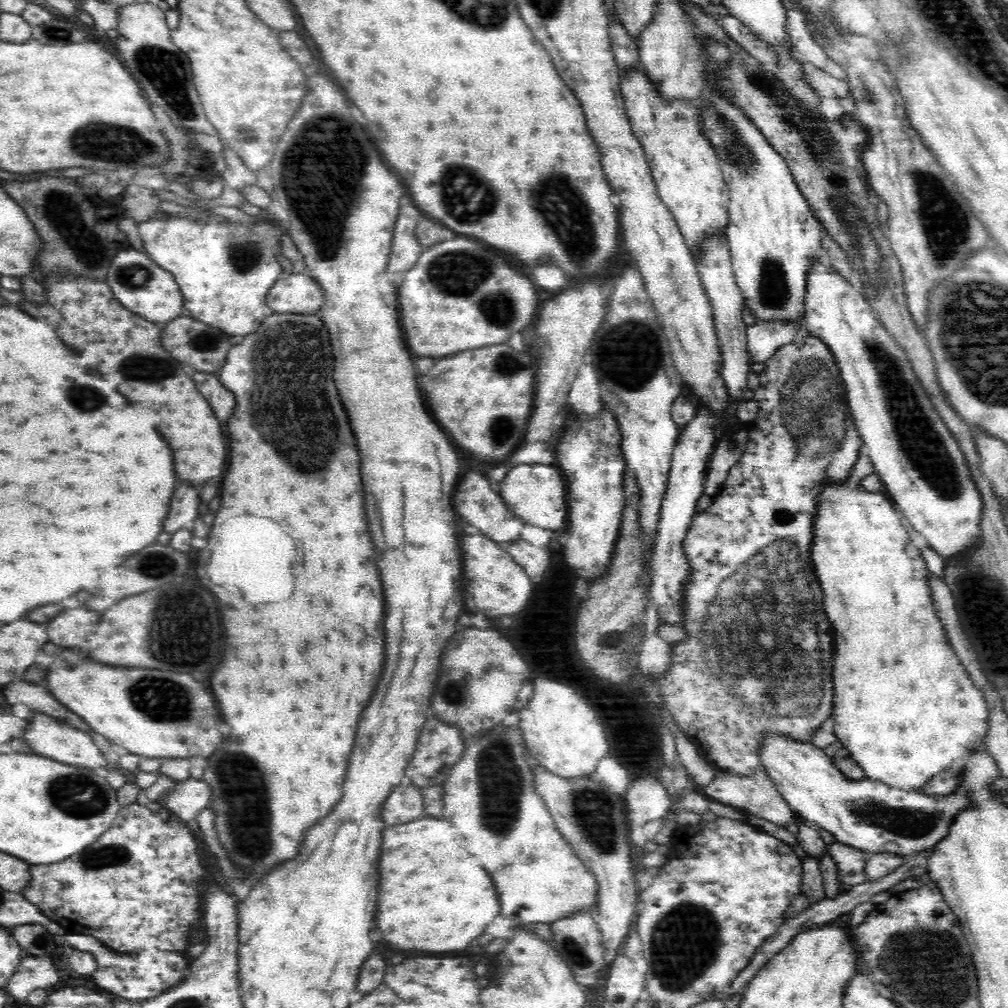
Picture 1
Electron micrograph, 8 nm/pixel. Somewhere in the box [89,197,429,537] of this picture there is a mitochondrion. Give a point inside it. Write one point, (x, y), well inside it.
(292, 393)

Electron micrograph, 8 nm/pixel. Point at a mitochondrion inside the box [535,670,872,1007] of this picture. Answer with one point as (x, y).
(684, 940)

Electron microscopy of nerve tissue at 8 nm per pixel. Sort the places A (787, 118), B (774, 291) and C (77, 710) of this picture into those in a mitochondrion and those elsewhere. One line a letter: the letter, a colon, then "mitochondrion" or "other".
A: mitochondrion
B: mitochondrion
C: other

